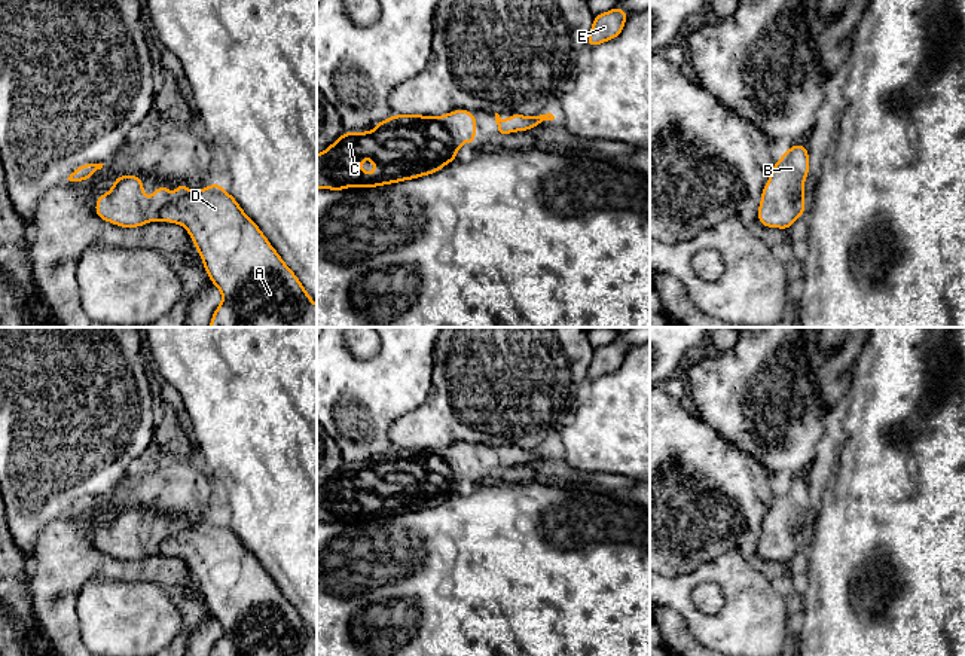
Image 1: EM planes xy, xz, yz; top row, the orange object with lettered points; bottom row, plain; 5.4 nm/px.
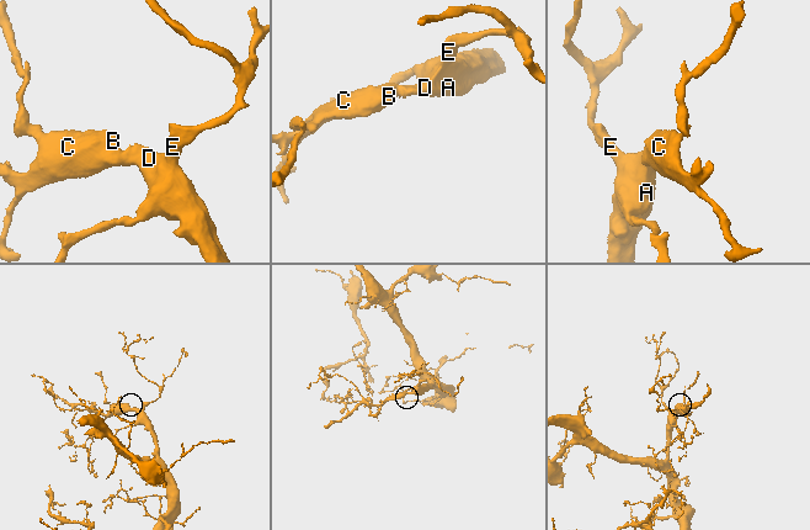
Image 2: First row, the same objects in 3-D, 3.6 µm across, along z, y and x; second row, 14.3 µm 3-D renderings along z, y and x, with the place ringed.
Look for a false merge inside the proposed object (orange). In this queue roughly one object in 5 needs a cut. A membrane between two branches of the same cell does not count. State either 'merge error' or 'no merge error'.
no merge error

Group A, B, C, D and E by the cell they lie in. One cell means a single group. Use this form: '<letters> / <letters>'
A B C D E

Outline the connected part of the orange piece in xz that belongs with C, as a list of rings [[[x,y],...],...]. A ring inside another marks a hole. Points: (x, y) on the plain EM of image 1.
[[[454,443],[443,449],[396,448],[381,454],[372,464],[343,466],[317,488],[317,522],[378,521],[437,506],[455,494],[464,473],[476,477],[476,463],[474,445]],[[364,491],[376,500],[372,507],[360,501]]]

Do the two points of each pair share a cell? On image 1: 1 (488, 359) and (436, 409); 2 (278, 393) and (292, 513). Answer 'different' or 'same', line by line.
1: same
2: same

